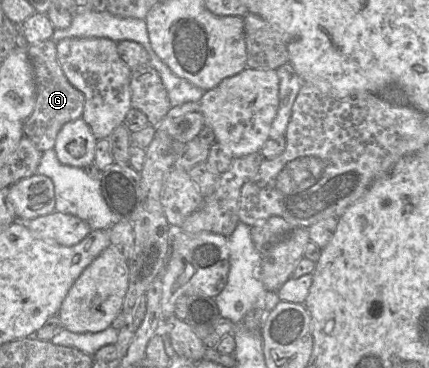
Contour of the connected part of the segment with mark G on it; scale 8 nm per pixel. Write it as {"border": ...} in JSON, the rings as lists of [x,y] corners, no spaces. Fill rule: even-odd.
{"border":[[[52,39],[29,44],[27,53],[34,74],[36,101],[33,112],[24,122],[23,133],[37,149],[45,152],[54,147],[57,134],[64,124],[82,116],[84,96],[66,78],[57,60],[56,43]]]}

